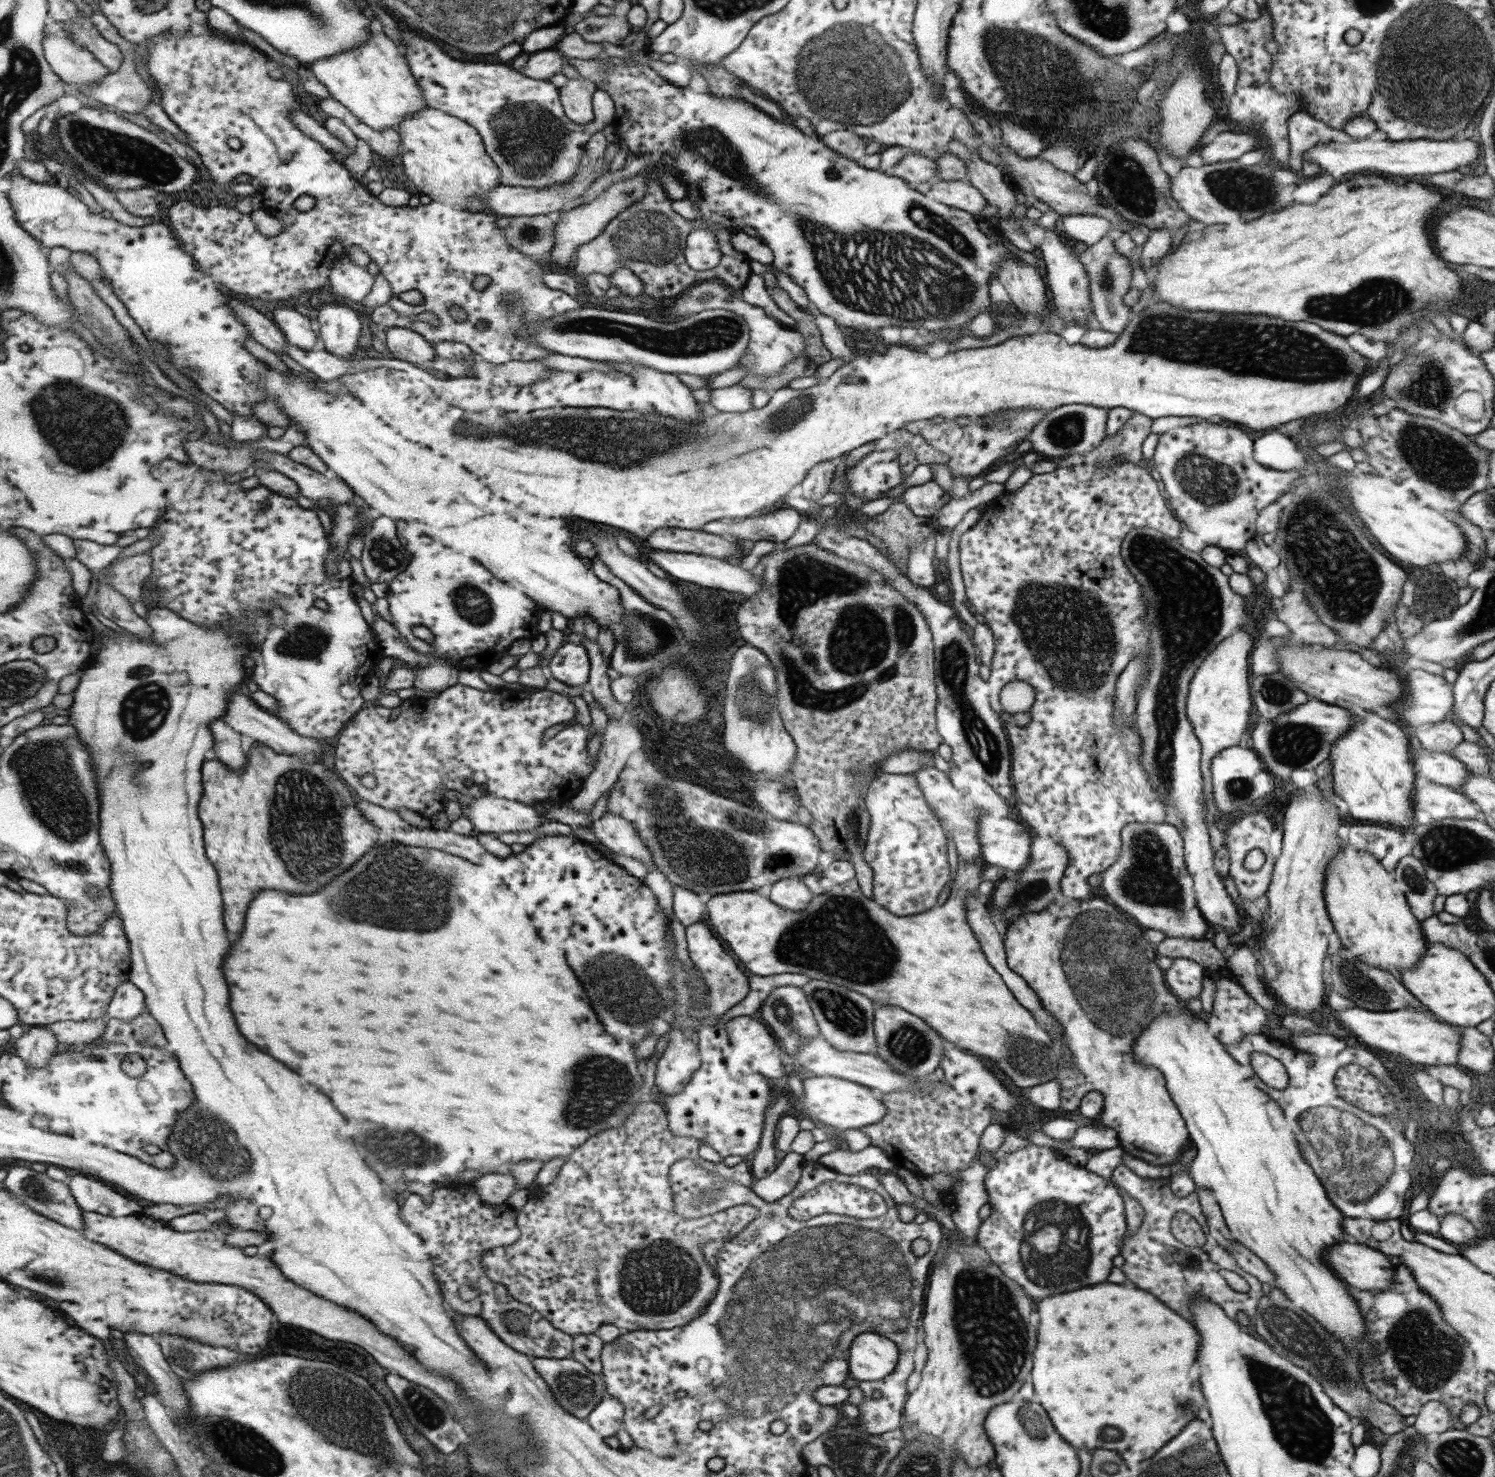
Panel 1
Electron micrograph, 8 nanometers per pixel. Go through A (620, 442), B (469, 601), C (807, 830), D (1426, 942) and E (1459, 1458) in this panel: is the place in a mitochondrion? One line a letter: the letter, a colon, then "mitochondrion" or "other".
A: mitochondrion
B: mitochondrion
C: other
D: other
E: mitochondrion

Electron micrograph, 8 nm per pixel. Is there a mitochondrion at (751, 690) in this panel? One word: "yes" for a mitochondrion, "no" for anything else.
yes

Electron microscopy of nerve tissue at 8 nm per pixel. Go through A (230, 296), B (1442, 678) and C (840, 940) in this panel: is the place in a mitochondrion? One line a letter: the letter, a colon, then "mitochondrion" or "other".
A: other
B: other
C: mitochondrion

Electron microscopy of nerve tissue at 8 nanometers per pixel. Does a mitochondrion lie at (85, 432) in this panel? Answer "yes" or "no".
yes

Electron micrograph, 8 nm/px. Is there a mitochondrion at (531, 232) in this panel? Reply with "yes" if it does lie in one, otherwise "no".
yes

